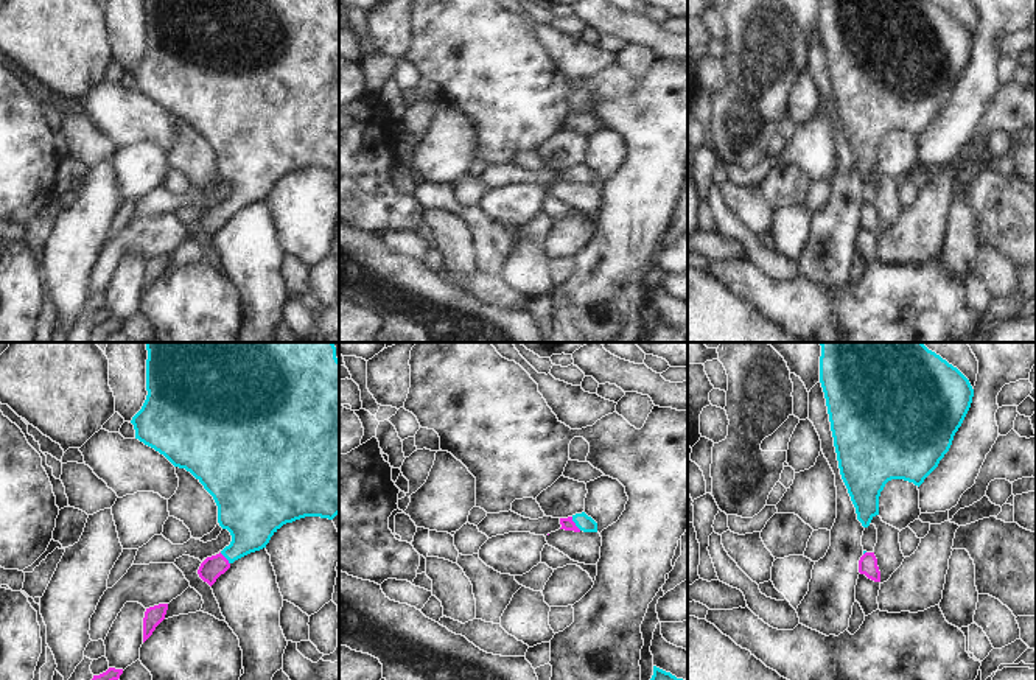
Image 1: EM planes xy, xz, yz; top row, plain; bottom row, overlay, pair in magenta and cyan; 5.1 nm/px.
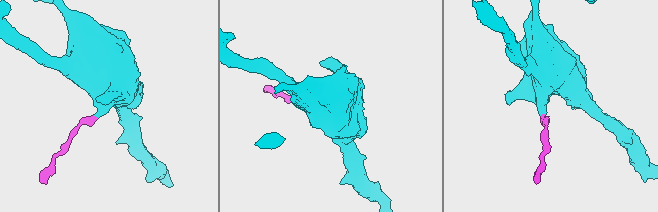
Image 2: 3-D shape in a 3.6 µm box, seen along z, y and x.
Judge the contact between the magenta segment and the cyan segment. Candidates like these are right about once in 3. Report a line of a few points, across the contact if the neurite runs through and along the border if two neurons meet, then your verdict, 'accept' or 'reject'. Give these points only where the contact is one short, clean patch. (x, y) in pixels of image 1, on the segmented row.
xz (566, 523), (574, 523), (585, 523) | accept

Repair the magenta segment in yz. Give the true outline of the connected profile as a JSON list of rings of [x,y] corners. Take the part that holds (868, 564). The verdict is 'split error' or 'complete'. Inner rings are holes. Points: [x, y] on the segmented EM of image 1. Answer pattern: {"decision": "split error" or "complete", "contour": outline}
{"decision": "complete", "contour": [[[865,552],[859,560],[859,573],[874,582],[880,582],[880,571],[874,552]]]}

